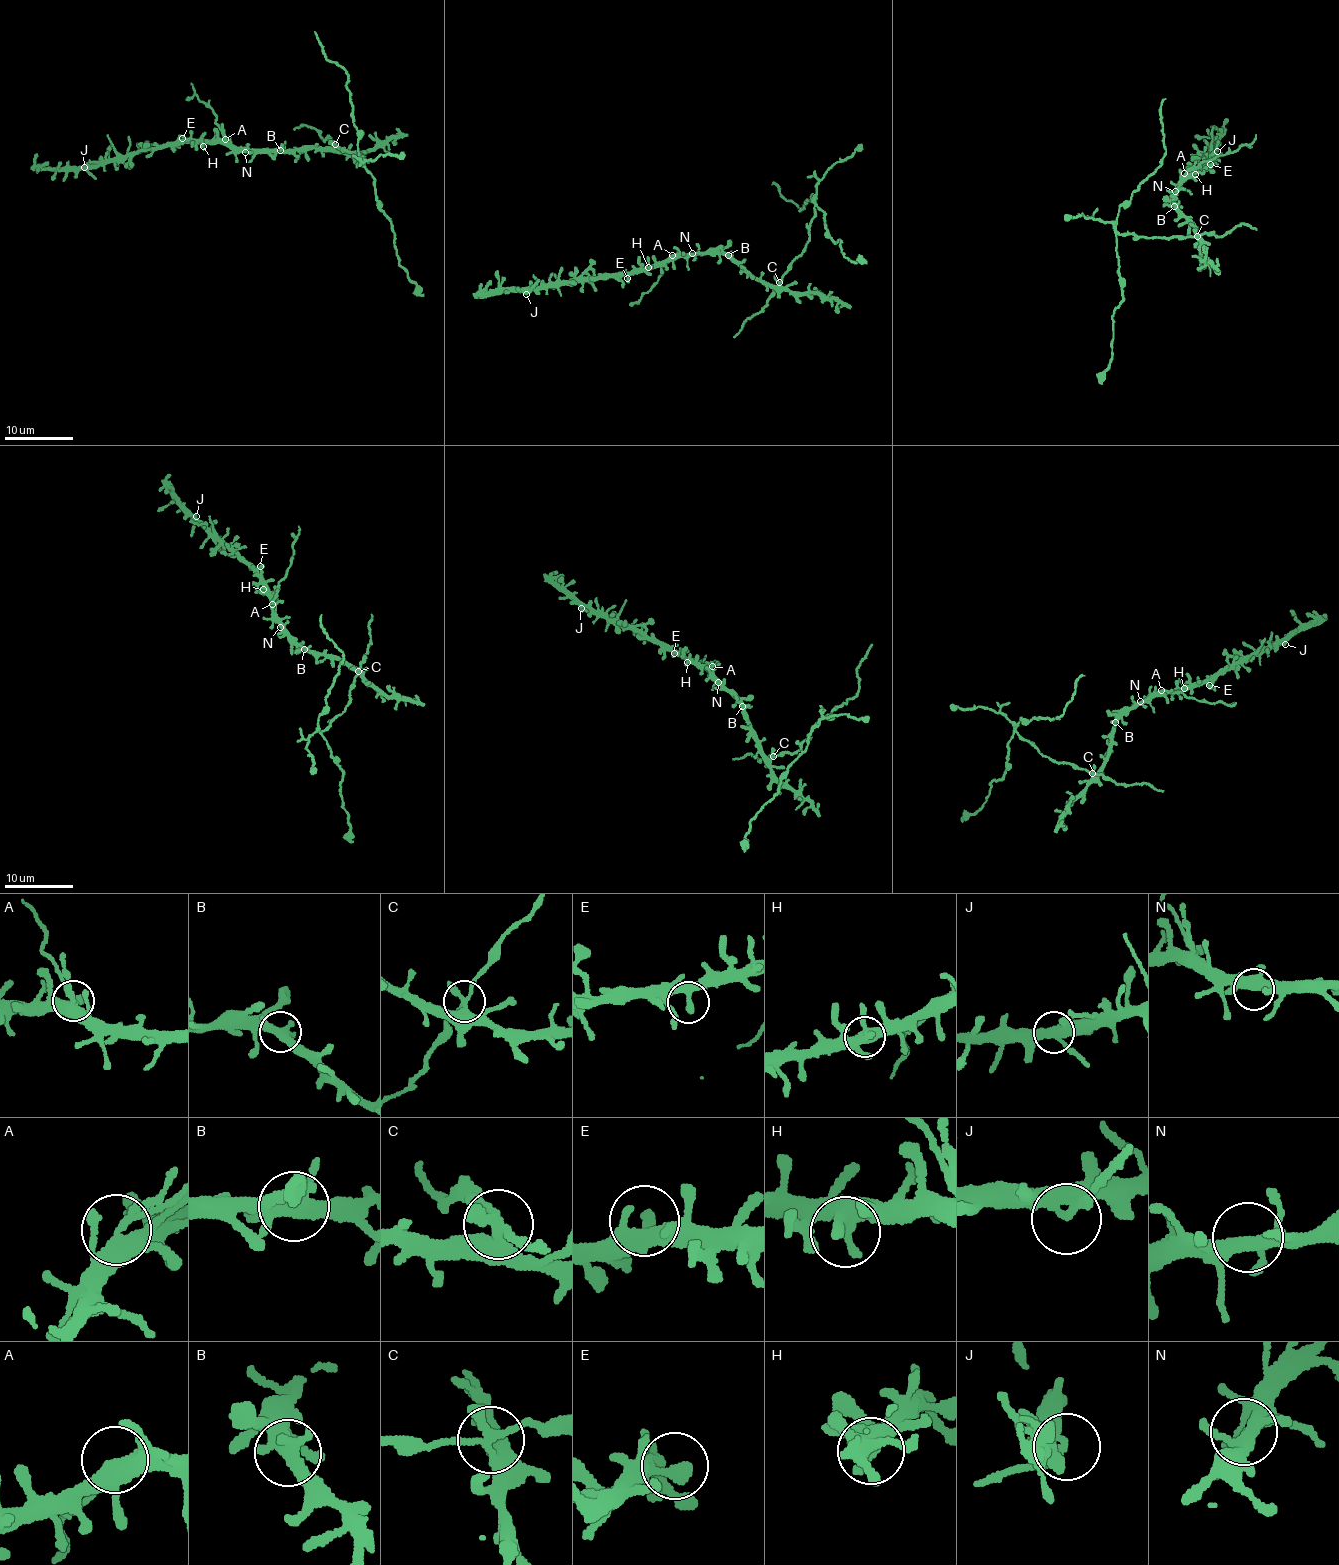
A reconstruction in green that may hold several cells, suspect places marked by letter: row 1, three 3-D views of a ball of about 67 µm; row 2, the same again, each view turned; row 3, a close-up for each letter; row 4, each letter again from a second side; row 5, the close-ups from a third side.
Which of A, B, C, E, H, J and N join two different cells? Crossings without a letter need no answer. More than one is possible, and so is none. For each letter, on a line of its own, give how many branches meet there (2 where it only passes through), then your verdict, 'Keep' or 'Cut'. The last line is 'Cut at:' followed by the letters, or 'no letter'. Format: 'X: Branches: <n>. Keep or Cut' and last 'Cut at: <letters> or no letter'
A: Branches: 4. Cut
B: Branches: 4. Keep
C: Branches: 3. Cut
E: Branches: 3. Keep
H: Branches: 3. Keep
J: Branches: 3. Keep
N: Branches: 4. Keep
Cut at: A, C

